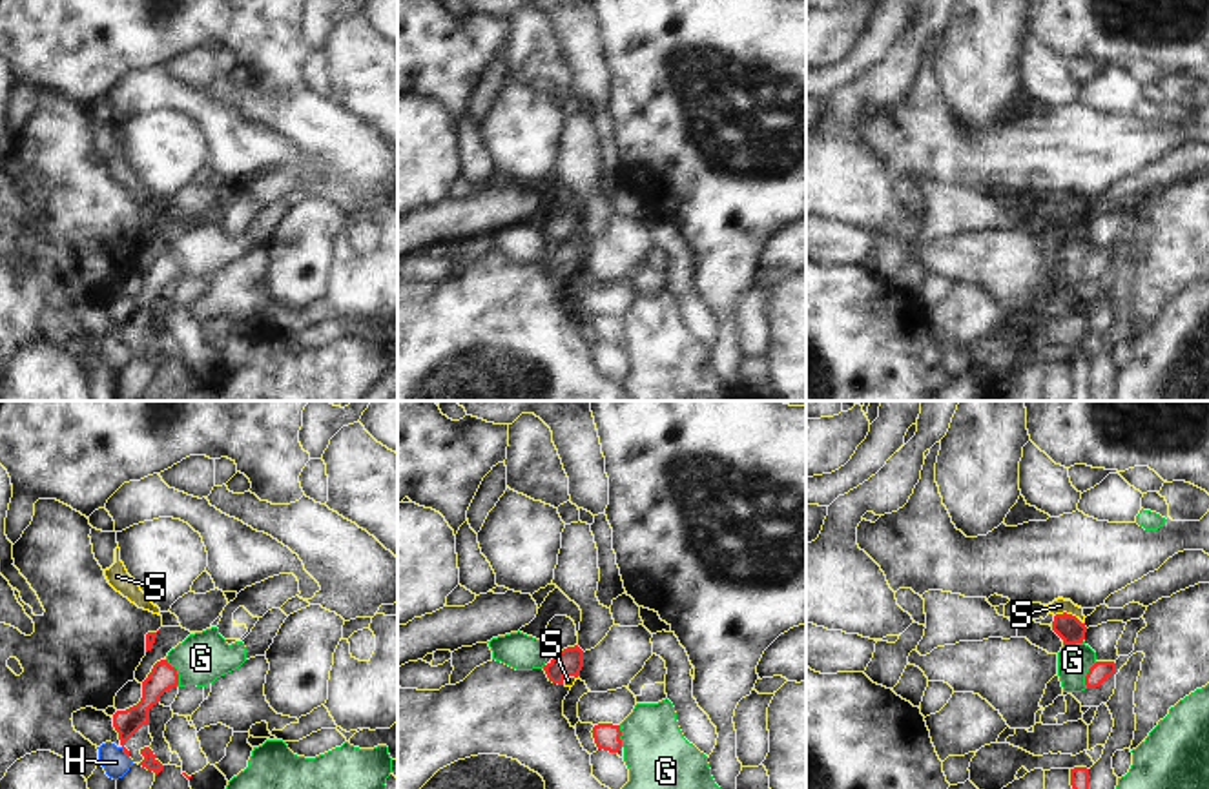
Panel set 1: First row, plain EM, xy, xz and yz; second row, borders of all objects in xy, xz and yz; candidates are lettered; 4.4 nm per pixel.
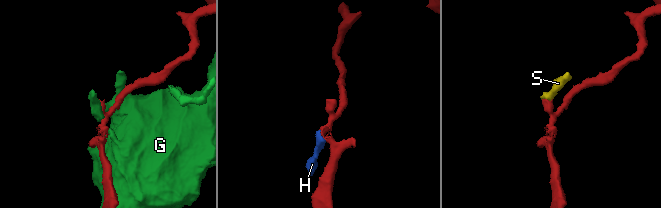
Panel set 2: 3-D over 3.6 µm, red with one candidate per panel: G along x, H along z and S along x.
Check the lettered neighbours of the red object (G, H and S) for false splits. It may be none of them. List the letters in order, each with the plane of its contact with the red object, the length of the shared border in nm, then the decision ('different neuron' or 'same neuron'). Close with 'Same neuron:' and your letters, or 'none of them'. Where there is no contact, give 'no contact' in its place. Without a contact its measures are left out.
G: meets red in xy; contact 140 nm long; different neuron
H: meets red in xy; contact 60 nm long; different neuron
S: meets red in yz; contact 110 nm long; same neuron
Same neuron: S

